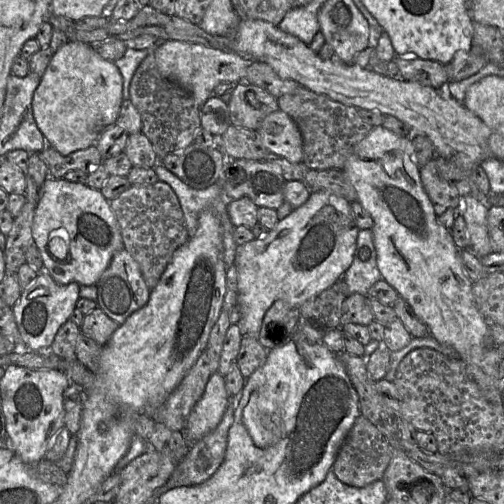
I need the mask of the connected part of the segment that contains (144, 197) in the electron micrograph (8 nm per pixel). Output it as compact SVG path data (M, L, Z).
M158 180L154 184L130 186L110 201L110 207L117 220L124 249L138 263L147 287L154 289L174 252L189 239L177 195L170 185Z

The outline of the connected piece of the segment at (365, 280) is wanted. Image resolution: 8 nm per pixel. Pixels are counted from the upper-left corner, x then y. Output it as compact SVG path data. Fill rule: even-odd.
M371 229L360 230L357 236L353 261L343 274L348 293L367 295L373 284L382 276L376 263L376 250Z

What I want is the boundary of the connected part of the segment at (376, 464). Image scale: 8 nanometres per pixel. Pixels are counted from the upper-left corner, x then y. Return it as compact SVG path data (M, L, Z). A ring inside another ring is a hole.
M360 415L338 451L331 469L342 483L361 488L382 479L391 456L392 448L384 436L374 424Z

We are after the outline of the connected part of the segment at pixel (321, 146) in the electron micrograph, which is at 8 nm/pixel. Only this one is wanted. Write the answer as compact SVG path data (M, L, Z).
M299 86L291 94L280 96L277 101L279 109L293 119L301 132L302 162L310 170L342 170L354 146L363 140L373 128L360 117L357 108L316 94L303 86Z

